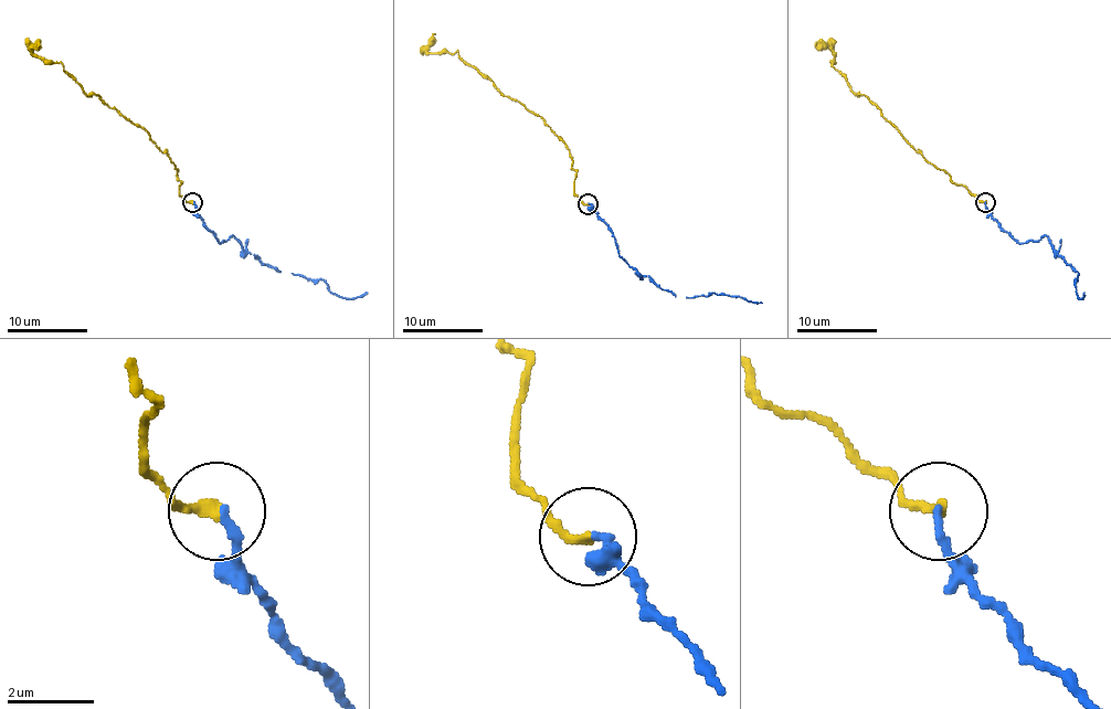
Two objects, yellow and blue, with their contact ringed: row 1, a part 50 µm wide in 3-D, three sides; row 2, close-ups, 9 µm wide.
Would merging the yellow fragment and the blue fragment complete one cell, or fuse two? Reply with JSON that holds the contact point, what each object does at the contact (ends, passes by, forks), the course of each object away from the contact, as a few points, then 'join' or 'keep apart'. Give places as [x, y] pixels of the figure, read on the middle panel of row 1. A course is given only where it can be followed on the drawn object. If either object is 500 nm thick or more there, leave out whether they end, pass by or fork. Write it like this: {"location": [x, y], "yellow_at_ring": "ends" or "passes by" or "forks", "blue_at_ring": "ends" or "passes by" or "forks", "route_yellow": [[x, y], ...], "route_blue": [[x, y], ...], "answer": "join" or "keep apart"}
{"location": [588, 203], "yellow_at_ring": "ends", "blue_at_ring": "ends", "route_yellow": [[586, 204], [574, 194], [577, 172], [569, 148], [539, 116], [504, 95], [456, 51], [430, 53], [434, 33]], "route_blue": [[589, 204], [613, 234], [620, 256], [676, 297], [716, 293], [762, 303]], "answer": "join"}

